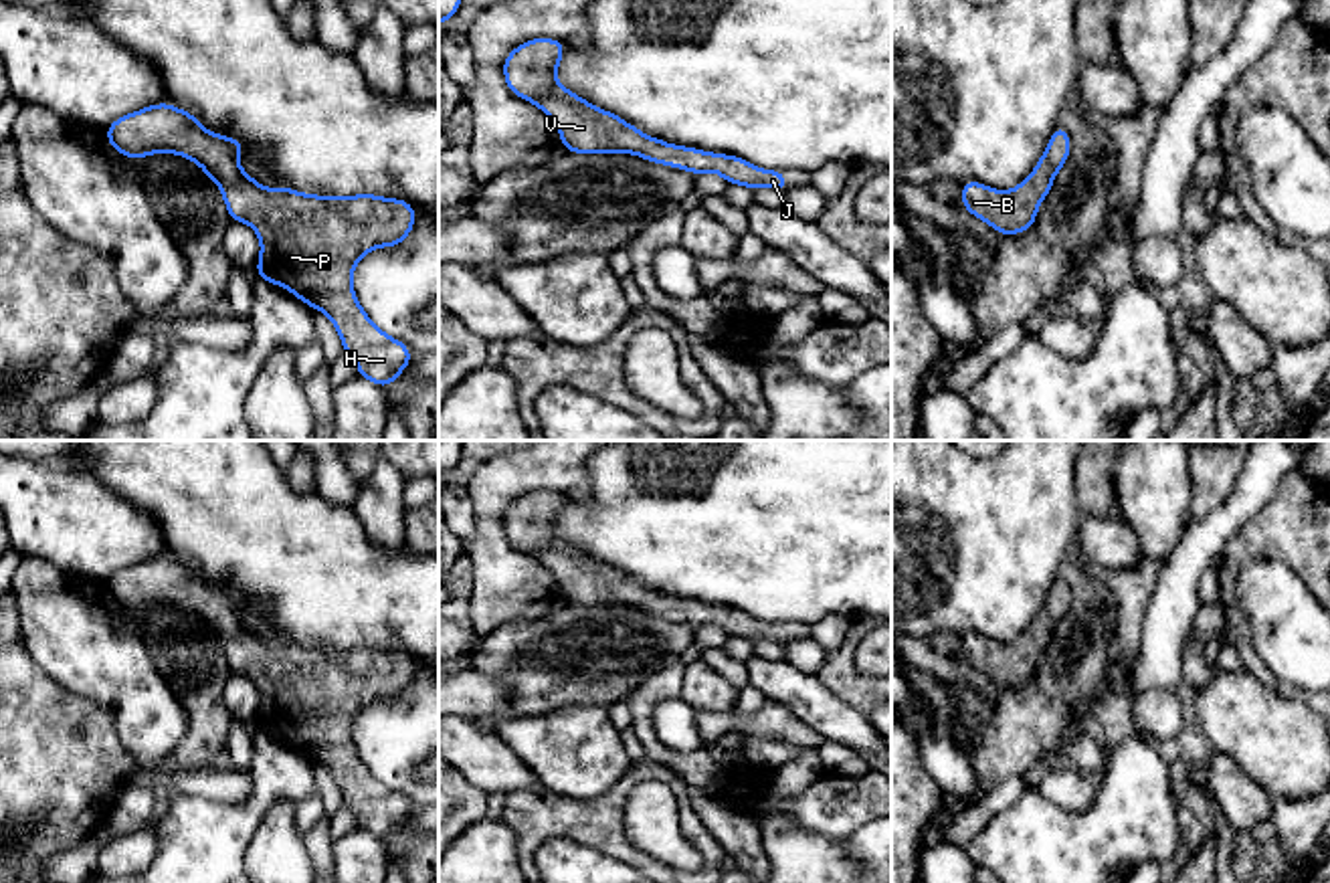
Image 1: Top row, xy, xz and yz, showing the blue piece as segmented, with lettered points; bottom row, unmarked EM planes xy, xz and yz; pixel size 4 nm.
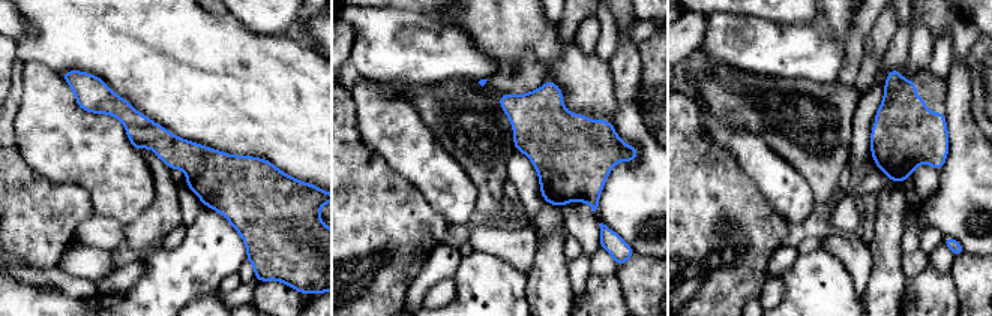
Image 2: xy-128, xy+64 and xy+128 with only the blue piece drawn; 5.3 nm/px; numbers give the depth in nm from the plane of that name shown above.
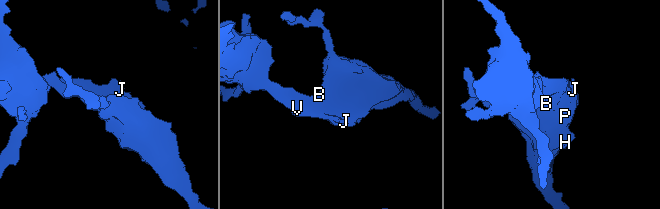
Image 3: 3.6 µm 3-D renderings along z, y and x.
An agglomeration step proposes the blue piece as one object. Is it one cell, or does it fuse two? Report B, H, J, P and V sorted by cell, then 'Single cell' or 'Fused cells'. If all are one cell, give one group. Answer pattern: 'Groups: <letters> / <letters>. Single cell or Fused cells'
Groups: B H J P V. Single cell

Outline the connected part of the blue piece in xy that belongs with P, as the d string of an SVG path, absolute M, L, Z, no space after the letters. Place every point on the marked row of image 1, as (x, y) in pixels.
M170 103L121 115L105 135L115 152L133 160L180 154L196 162L220 186L230 220L257 232L259 279L323 311L362 378L384 388L410 364L410 350L366 315L352 287L364 255L396 247L410 234L416 212L406 200L265 188L239 164L241 139L208 131L192 113Z

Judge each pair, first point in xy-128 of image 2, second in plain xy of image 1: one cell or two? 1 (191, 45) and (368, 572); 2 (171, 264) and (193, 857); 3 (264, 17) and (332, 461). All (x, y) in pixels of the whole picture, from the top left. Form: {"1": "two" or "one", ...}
{"1": "one", "2": "one", "3": "one"}

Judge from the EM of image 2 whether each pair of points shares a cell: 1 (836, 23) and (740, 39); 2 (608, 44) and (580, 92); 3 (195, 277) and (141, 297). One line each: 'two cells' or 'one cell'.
1: two cells
2: two cells
3: one cell

